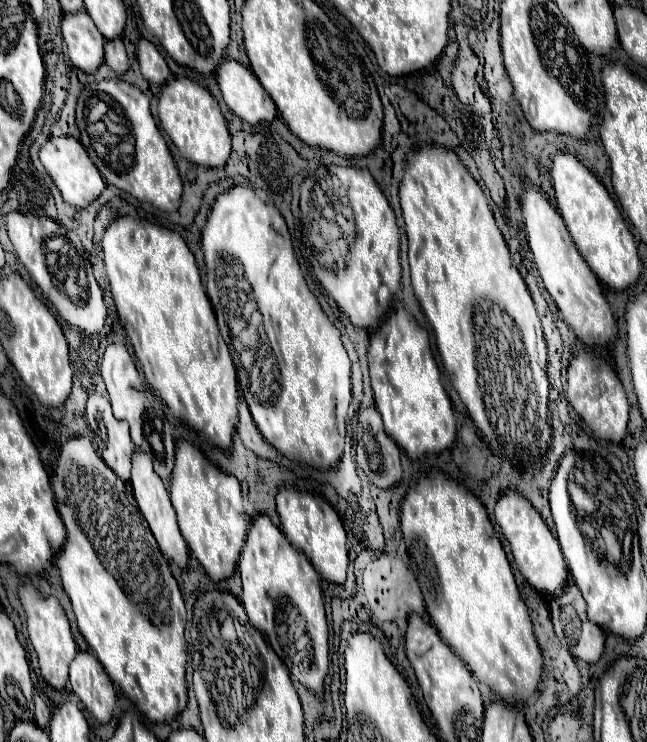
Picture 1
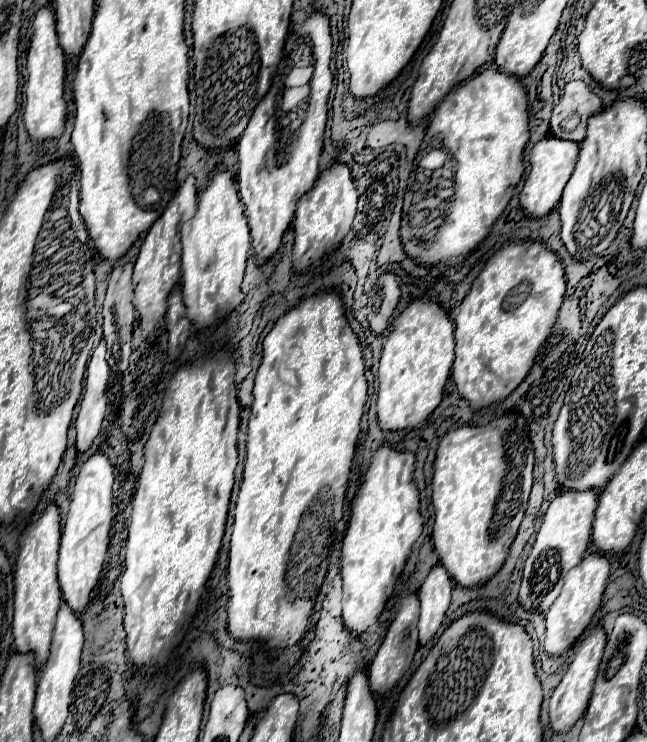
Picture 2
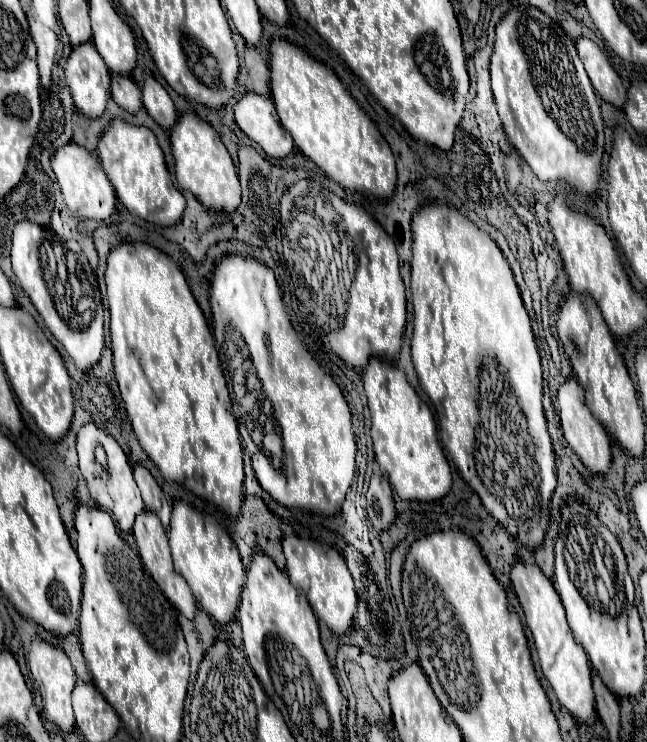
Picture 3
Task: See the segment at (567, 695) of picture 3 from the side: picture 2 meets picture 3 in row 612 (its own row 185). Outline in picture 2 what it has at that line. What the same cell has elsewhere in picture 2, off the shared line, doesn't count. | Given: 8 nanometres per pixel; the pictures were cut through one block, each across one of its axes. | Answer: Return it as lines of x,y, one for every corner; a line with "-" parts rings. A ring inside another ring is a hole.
544,138
542,142
538,142
532,148
532,152
530,152
532,170
528,174
528,180
524,182
522,192
520,192
520,206
530,216
534,216
534,218
548,216
558,206
562,190
564,190
566,182
570,180
570,176
574,172
574,164
578,160
578,152
580,152
580,146
576,142
560,140
560,138

